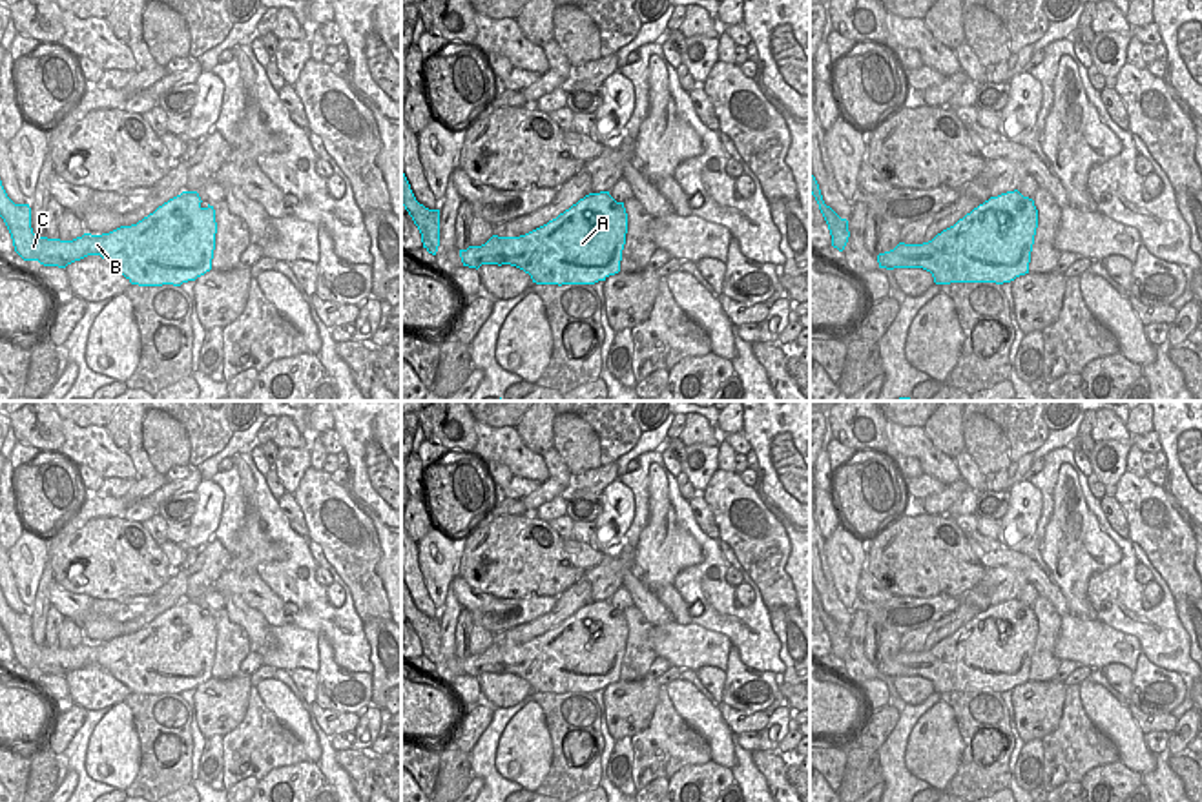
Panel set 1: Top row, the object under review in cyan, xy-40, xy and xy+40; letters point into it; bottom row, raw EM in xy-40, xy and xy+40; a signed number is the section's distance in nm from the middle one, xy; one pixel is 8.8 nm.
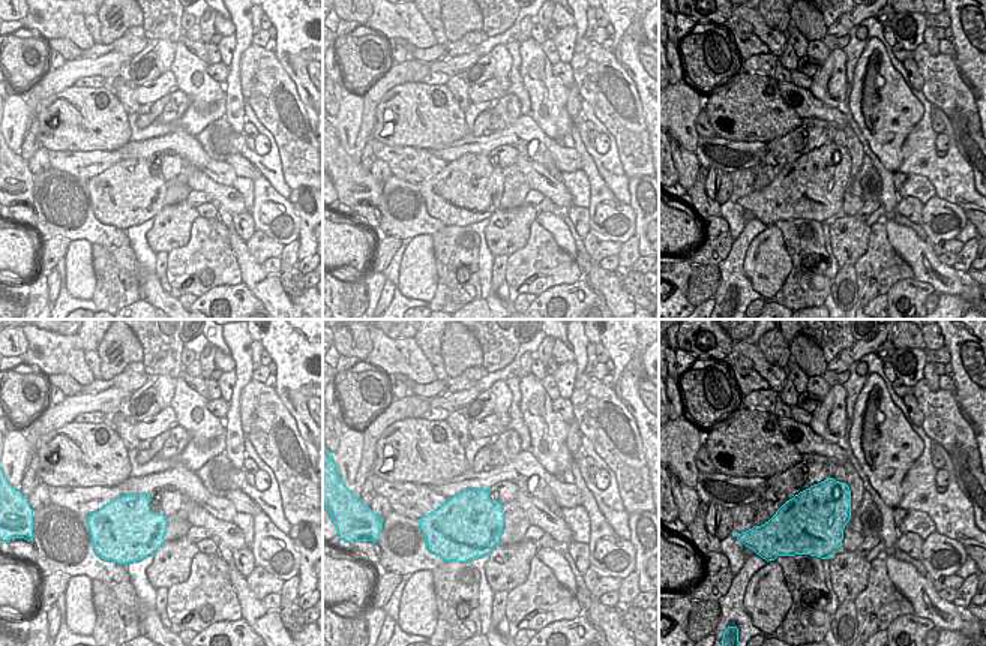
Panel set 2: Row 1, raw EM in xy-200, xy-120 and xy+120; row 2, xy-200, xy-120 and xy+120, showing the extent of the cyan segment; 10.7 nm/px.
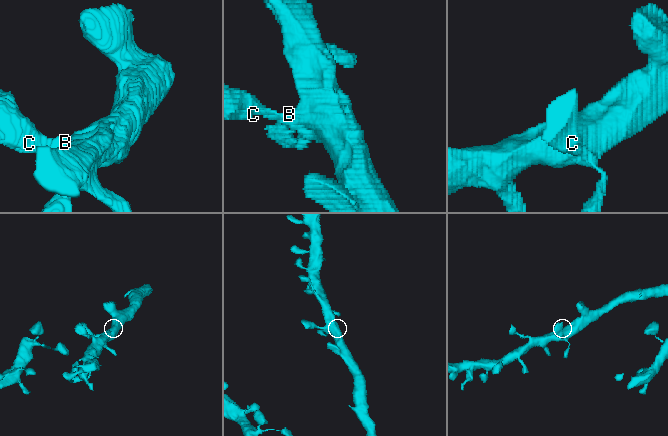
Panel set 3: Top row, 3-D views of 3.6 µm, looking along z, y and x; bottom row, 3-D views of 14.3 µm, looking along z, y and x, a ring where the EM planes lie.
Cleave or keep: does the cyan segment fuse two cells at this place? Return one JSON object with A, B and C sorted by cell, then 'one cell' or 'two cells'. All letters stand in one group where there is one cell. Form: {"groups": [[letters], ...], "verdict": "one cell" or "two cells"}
{"groups": [["A", "B", "C"]], "verdict": "one cell"}

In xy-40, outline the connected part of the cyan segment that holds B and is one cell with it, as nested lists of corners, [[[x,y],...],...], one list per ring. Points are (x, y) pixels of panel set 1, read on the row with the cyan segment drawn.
[[[0,180],[0,217],[24,261],[66,268],[88,255],[100,255],[139,286],[181,286],[212,270],[215,210],[210,204],[202,208],[201,202],[197,191],[182,191],[137,224],[60,241],[36,237],[29,204],[15,204]]]

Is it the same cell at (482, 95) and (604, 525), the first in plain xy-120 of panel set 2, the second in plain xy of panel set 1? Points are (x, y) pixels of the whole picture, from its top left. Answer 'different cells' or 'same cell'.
different cells

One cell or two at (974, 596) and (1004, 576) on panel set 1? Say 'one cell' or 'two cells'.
one cell

